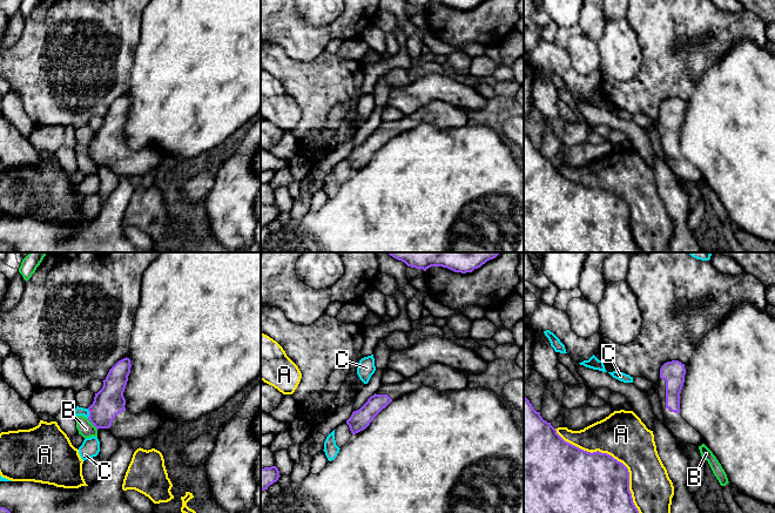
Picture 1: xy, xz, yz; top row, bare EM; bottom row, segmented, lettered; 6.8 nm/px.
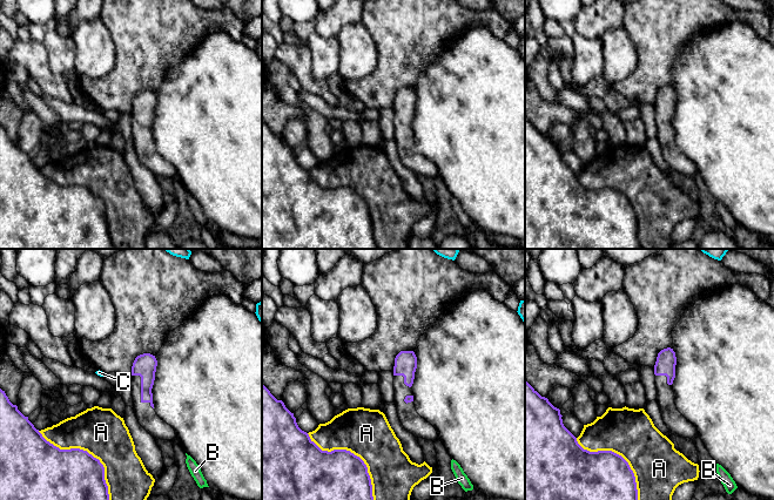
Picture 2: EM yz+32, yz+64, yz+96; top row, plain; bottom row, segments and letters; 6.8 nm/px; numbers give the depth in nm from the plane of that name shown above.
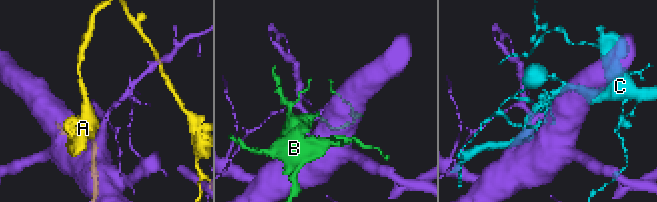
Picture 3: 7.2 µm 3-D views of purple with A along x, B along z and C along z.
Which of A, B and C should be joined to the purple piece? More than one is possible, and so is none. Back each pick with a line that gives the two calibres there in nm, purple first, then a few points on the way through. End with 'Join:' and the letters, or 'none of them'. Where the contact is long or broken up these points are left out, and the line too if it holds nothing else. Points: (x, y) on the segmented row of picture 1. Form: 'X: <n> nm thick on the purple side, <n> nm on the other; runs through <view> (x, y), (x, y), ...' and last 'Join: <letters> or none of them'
Join: none of them

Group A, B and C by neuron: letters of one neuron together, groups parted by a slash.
A / B / C

